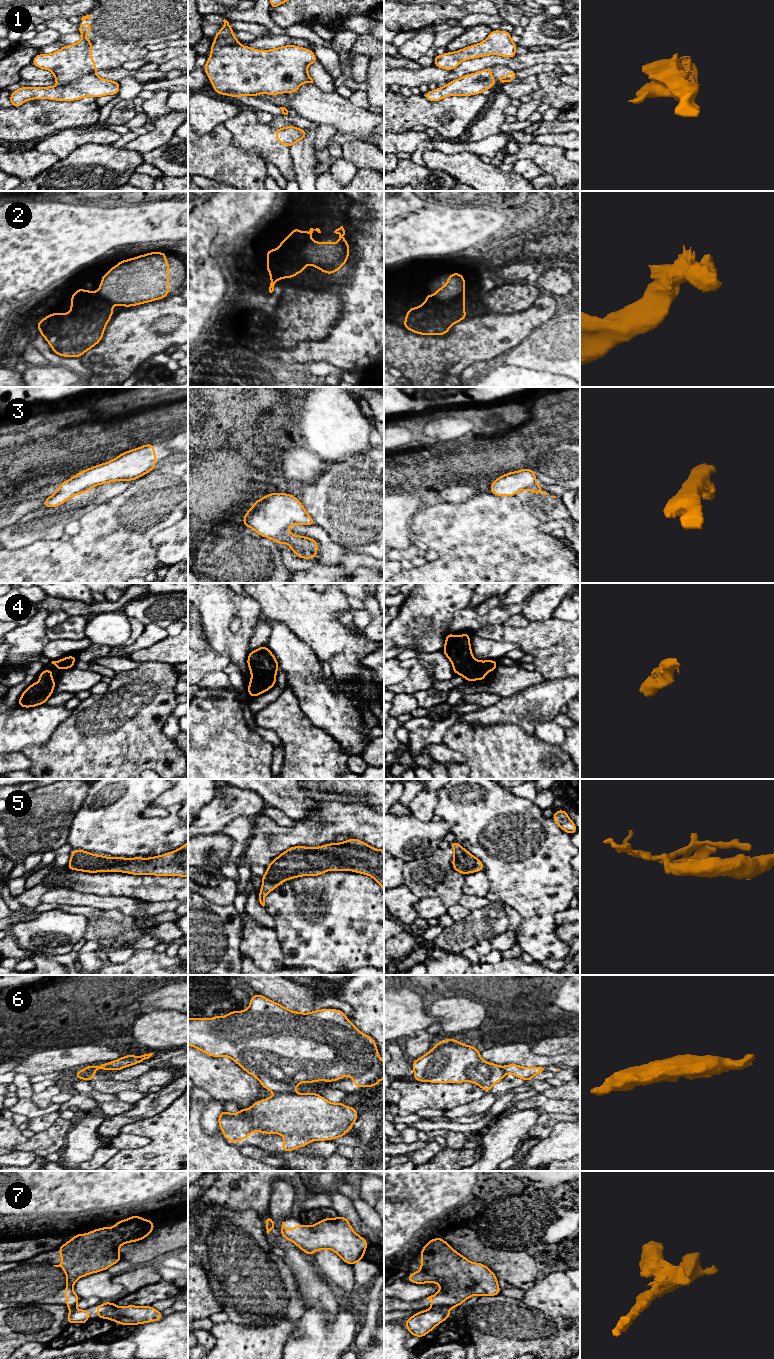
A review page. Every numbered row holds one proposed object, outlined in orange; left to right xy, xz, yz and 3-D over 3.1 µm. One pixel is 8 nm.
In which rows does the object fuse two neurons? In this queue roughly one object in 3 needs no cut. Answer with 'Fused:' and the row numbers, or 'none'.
Fused: 3, 6, 7

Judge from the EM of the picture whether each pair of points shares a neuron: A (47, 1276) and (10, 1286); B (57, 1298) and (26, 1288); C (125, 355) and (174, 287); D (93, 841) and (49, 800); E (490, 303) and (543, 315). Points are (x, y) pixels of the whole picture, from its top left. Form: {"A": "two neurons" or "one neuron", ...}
{"A": "one neuron", "B": "one neuron", "C": "two neurons", "D": "two neurons", "E": "two neurons"}

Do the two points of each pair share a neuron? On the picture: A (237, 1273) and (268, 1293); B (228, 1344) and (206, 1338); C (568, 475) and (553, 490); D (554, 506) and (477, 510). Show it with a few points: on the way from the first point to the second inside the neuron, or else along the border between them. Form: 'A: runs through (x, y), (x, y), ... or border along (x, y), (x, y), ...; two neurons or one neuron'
A: runs through (245, 1276), (256, 1287), (260, 1287); one neuron
B: border along (208, 1332), (215, 1340), (213, 1348); two neurons
C: border along (548, 484), (558, 484), (565, 490); two neurons
D: border along (521, 501), (527, 509), (543, 522); two neurons

